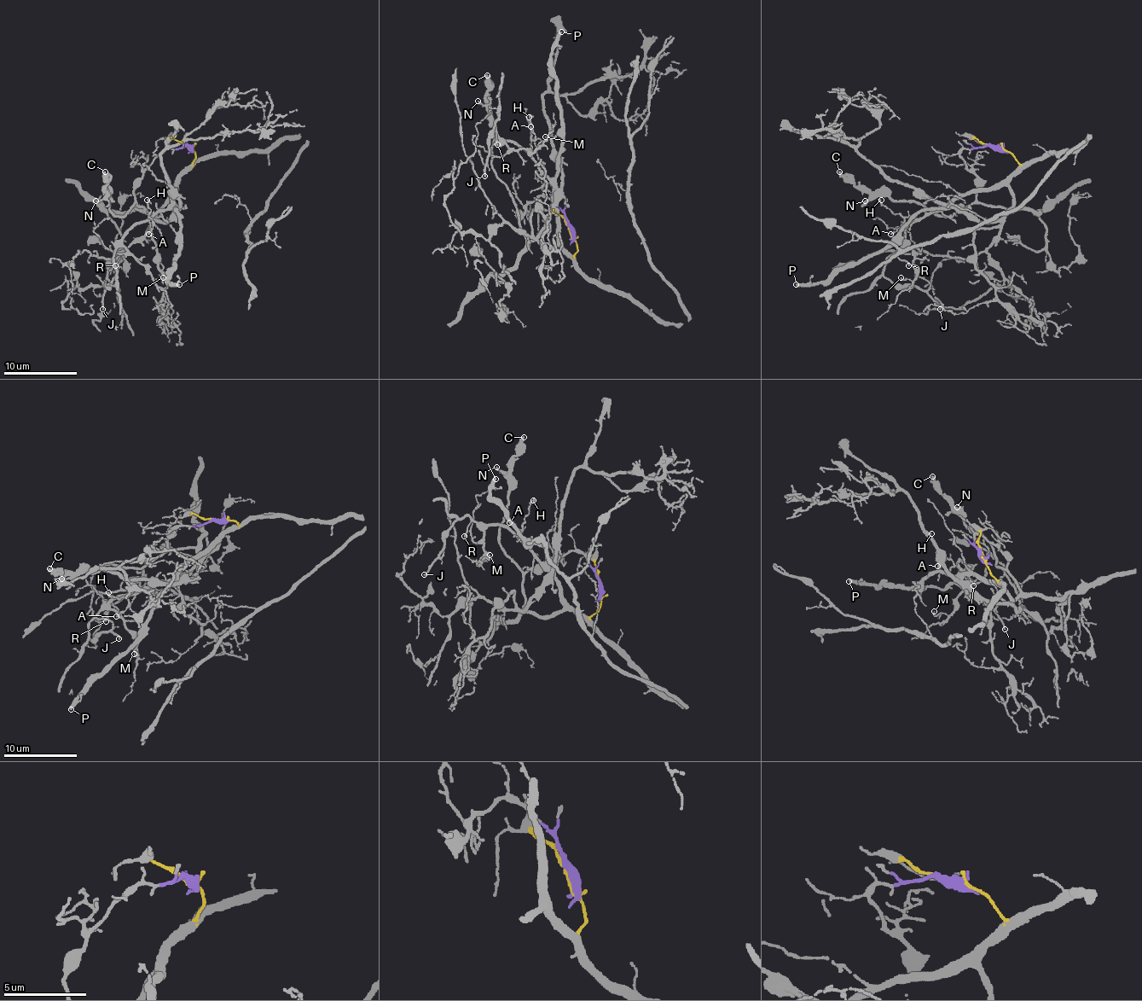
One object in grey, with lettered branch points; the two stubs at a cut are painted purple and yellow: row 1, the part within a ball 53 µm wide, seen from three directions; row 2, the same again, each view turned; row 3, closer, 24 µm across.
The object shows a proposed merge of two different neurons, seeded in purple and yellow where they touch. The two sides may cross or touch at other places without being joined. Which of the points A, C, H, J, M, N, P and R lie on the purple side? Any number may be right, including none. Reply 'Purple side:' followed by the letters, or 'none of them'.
Purple side: C, N

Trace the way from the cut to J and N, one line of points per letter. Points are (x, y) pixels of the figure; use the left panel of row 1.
J: (189, 148), (194, 159), (180, 173), (172, 201), (136, 224), (115, 249), (115, 275), (107, 286), (102, 310)
N: (189, 148), (163, 149), (158, 155), (123, 216), (110, 211), (108, 195), (95, 201)

